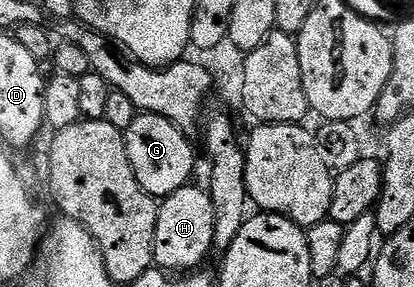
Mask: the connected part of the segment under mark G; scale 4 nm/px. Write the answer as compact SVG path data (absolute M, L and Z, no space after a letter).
M146 113L136 114L135 120L129 125L125 132L127 141L127 156L129 165L147 195L154 195L156 200L162 201L167 196L177 193L177 189L188 186L192 182L191 174L195 171L195 151L191 148L188 136L177 125L170 123L160 115L149 115Z

